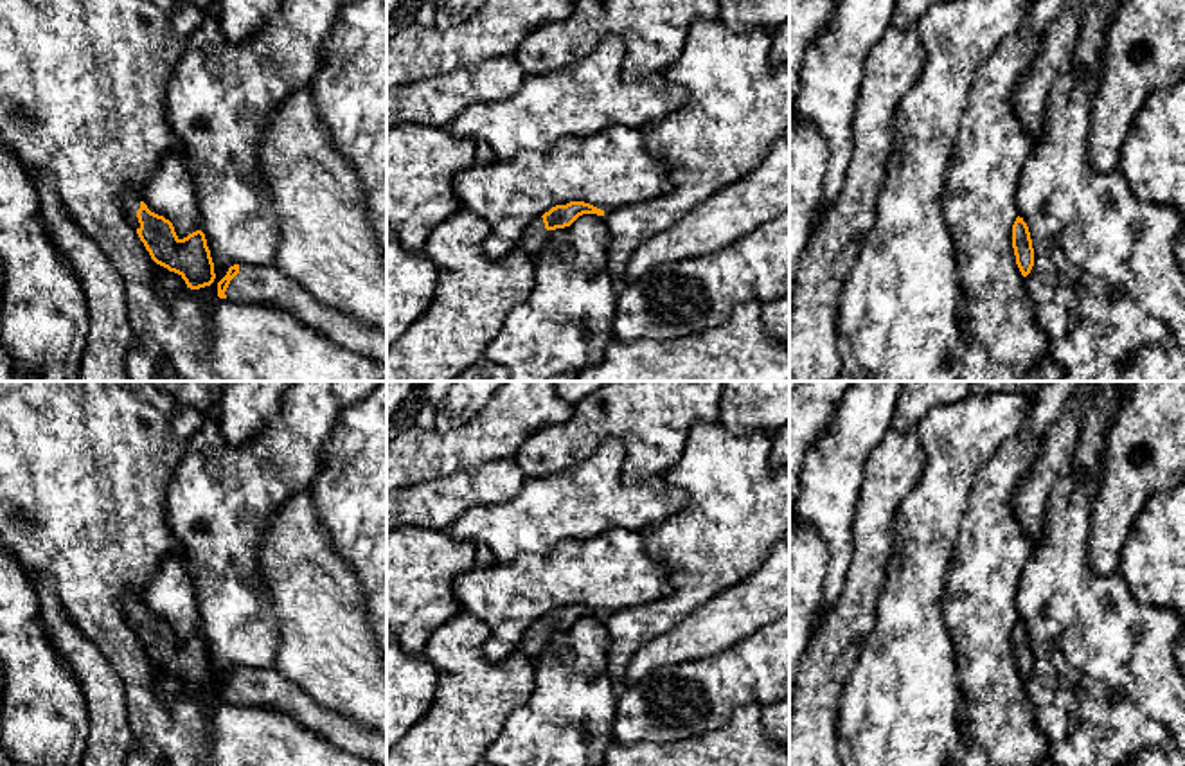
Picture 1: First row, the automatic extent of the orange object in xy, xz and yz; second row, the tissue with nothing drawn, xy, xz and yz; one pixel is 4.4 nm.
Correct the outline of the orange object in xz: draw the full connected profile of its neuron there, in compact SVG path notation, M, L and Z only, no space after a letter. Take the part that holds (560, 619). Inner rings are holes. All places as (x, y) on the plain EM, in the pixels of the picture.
M584 604L556 608L543 619L536 620L525 631L518 646L518 651L521 651L530 662L534 662L552 633L570 629L583 617L604 619L604 613Z

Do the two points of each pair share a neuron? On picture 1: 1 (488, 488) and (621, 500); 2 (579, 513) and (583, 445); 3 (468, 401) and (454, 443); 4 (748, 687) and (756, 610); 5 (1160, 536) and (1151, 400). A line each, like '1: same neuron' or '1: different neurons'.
1: different neurons
2: different neurons
3: different neurons
4: different neurons
5: different neurons

